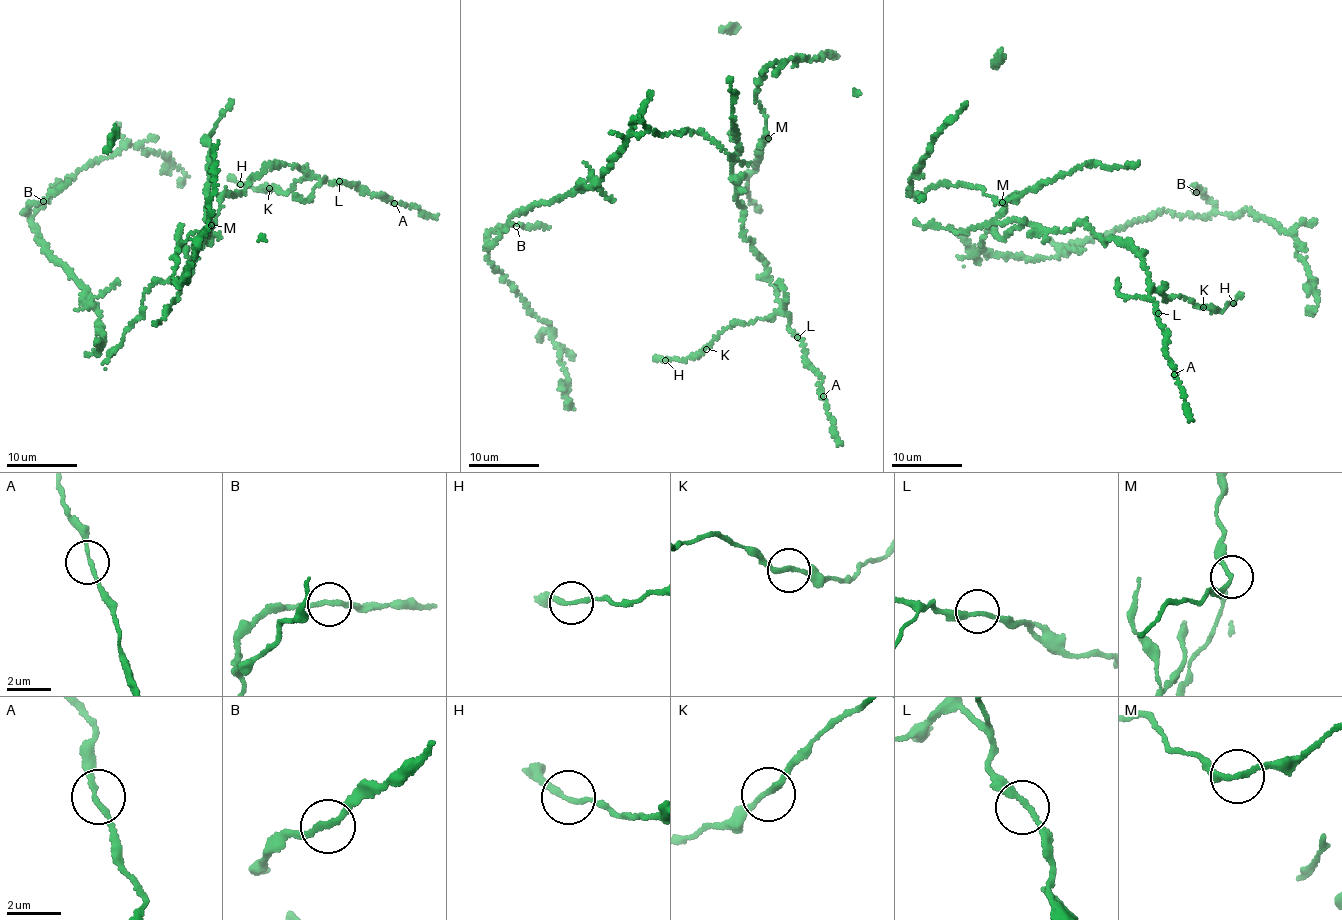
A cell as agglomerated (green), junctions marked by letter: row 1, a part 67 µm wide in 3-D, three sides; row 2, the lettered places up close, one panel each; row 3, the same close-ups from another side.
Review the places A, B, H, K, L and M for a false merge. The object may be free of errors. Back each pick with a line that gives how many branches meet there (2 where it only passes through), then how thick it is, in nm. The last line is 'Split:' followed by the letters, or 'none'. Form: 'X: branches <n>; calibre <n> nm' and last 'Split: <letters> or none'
Split: none

